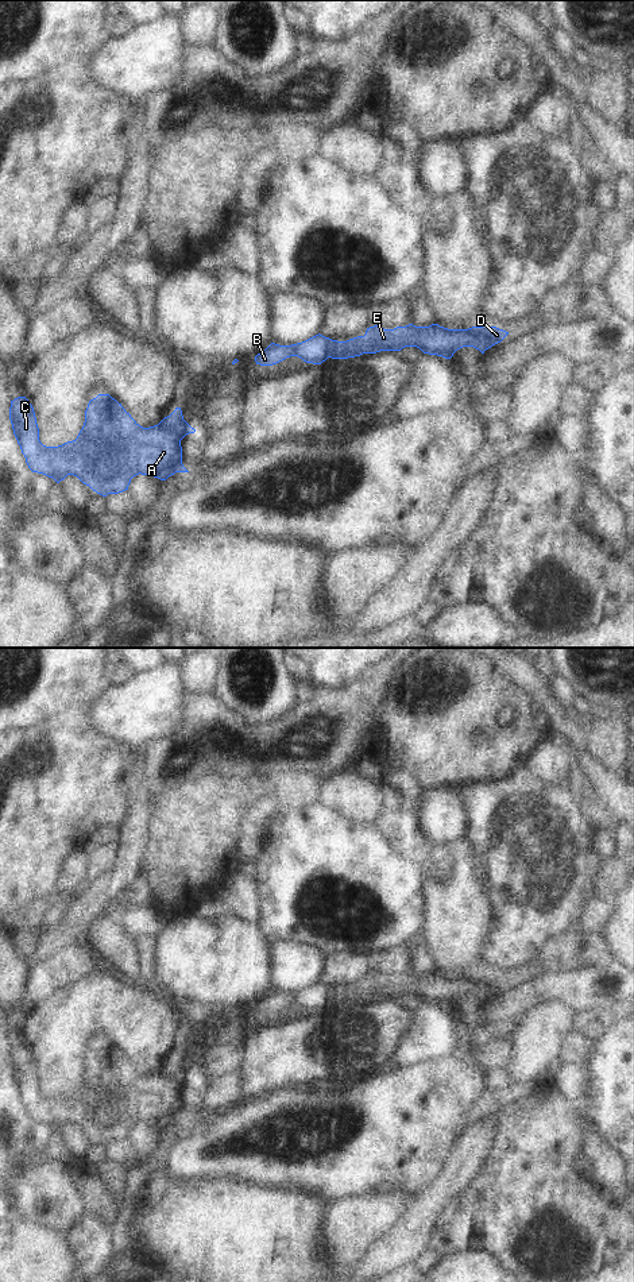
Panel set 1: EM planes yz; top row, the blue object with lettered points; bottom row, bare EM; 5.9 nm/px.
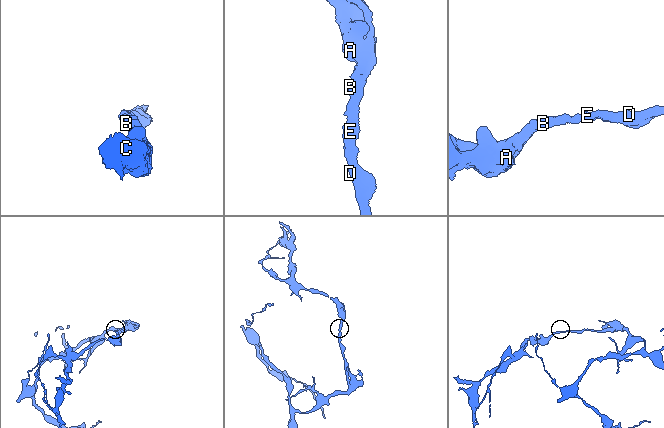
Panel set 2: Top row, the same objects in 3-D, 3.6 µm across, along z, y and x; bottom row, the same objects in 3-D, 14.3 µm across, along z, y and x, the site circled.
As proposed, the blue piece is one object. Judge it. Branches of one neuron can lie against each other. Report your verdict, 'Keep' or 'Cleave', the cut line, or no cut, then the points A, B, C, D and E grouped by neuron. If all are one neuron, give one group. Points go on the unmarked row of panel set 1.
Keep. No split. Groups: A B C D E

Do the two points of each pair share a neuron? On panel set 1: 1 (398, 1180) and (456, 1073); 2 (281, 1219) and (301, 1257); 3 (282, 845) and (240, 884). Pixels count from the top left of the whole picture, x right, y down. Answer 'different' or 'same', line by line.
1: same
2: same
3: different

